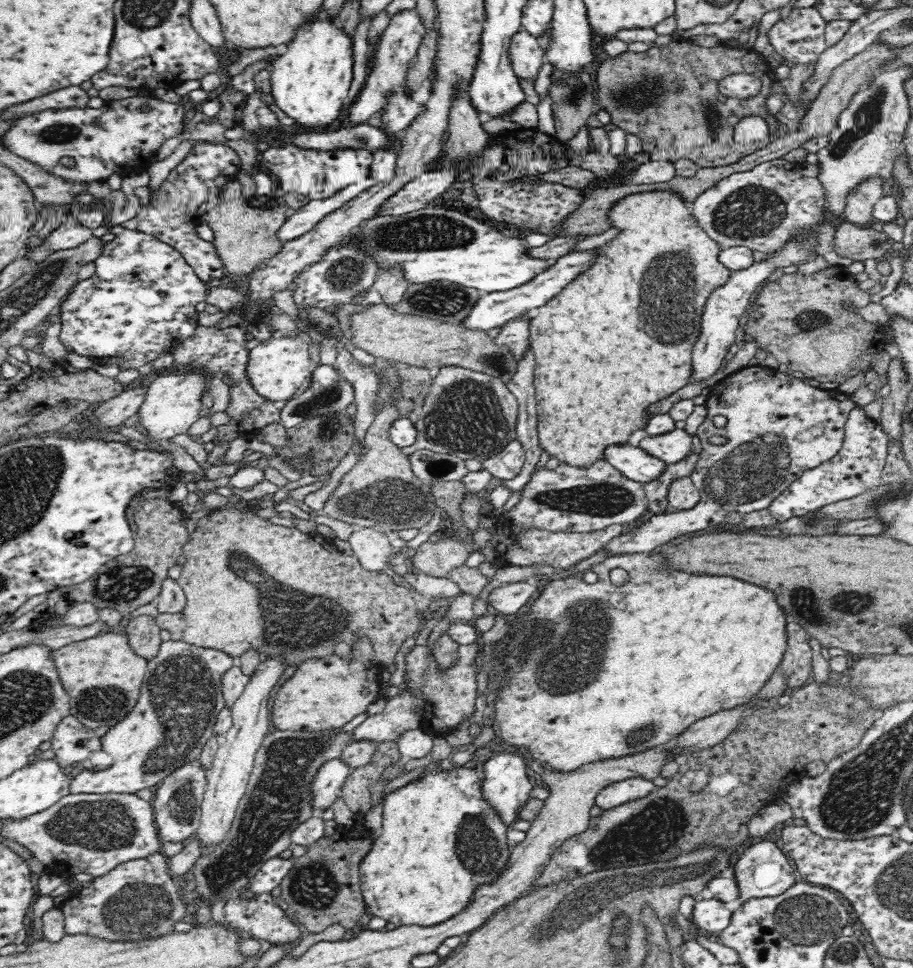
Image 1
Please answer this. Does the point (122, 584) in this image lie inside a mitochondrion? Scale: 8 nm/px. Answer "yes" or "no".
yes

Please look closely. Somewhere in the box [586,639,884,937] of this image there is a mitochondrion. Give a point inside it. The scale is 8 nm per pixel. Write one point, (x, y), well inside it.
(839, 711)

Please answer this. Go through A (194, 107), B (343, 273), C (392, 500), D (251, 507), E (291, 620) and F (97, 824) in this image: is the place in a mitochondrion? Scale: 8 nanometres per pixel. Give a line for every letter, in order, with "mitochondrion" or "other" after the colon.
A: other
B: mitochondrion
C: mitochondrion
D: other
E: mitochondrion
F: mitochondrion

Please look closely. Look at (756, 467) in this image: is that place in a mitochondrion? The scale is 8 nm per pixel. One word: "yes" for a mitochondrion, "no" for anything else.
yes

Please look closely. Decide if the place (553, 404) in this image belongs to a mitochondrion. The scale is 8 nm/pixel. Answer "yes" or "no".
no

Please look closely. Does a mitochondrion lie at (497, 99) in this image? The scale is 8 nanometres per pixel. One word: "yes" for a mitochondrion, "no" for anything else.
no

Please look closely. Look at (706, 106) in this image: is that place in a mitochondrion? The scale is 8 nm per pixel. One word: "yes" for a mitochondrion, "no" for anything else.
yes

